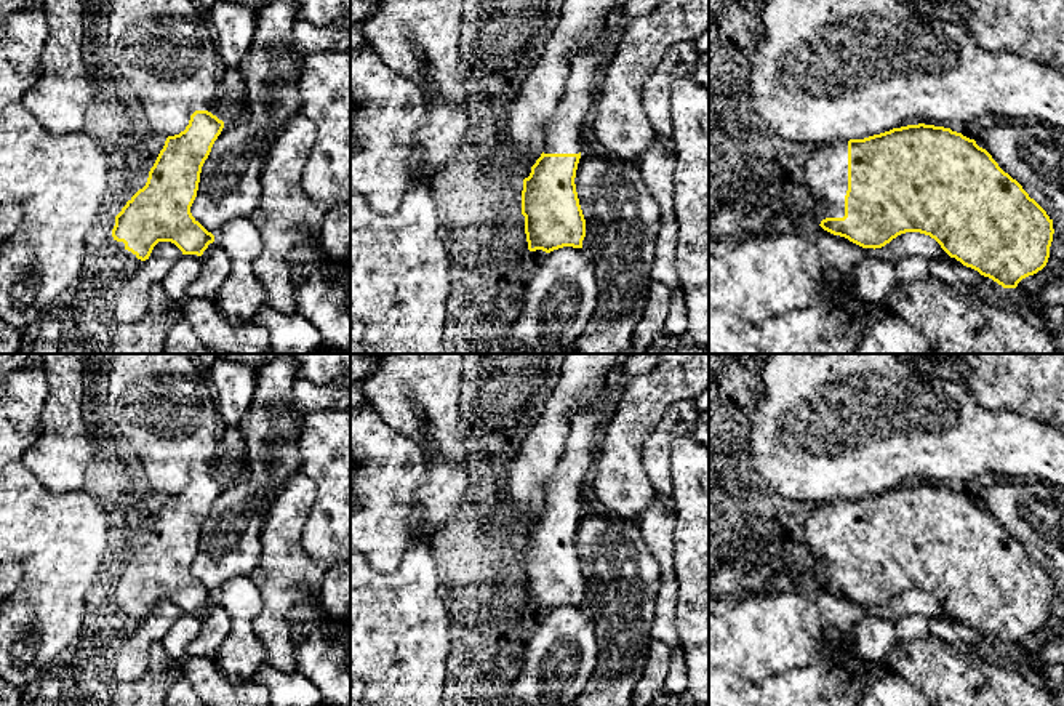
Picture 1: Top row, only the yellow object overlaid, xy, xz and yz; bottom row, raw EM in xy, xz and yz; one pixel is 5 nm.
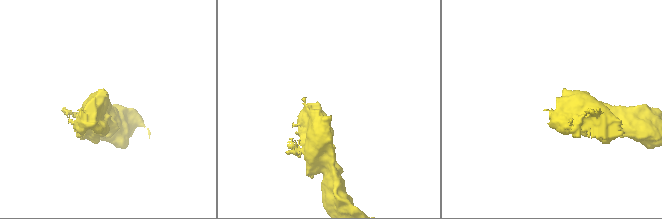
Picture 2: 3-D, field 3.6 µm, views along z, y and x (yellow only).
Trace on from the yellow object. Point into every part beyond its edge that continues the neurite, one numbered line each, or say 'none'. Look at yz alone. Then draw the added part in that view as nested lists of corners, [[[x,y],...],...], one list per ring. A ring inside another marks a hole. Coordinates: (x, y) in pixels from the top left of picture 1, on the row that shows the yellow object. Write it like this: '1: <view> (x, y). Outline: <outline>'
1: yz (826, 170). Outline: [[[848,141],[818,146],[805,163],[808,202],[819,218],[845,216]]]

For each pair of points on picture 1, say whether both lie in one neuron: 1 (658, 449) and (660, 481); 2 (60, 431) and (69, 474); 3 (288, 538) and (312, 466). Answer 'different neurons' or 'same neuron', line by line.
1: same neuron
2: same neuron
3: different neurons

